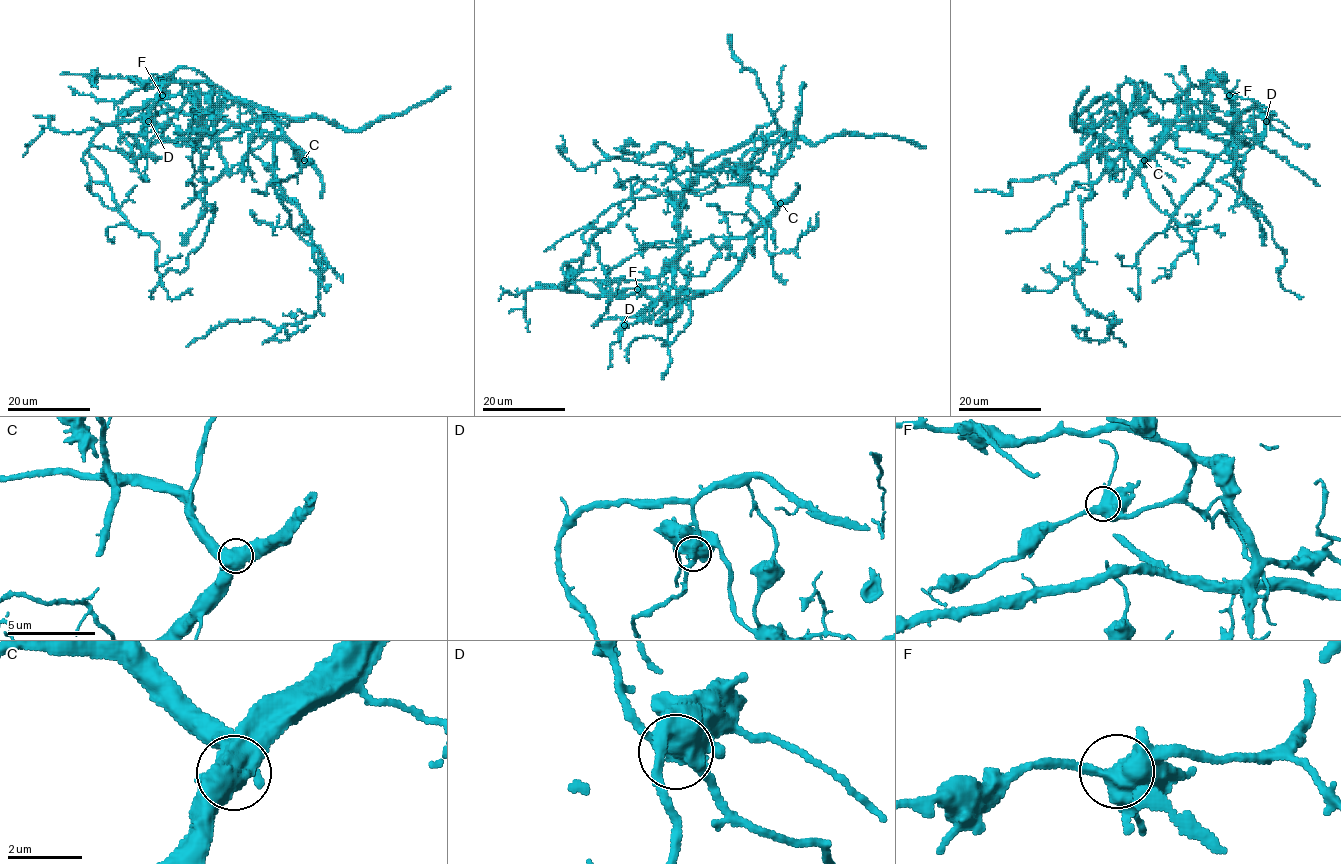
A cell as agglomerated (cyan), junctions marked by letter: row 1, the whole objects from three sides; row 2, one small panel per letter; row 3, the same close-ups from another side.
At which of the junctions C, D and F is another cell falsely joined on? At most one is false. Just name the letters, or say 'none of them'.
D

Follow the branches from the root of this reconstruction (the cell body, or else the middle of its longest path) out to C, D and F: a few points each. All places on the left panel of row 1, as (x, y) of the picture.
C: (274, 120), (304, 160)
D: (274, 120), (253, 118), (237, 124), (210, 115), (179, 114), (165, 103), (157, 103), (148, 110), (148, 121)
F: (274, 120), (256, 105), (239, 100), (236, 101), (243, 102), (200, 109), (184, 85), (175, 95), (162, 95)

